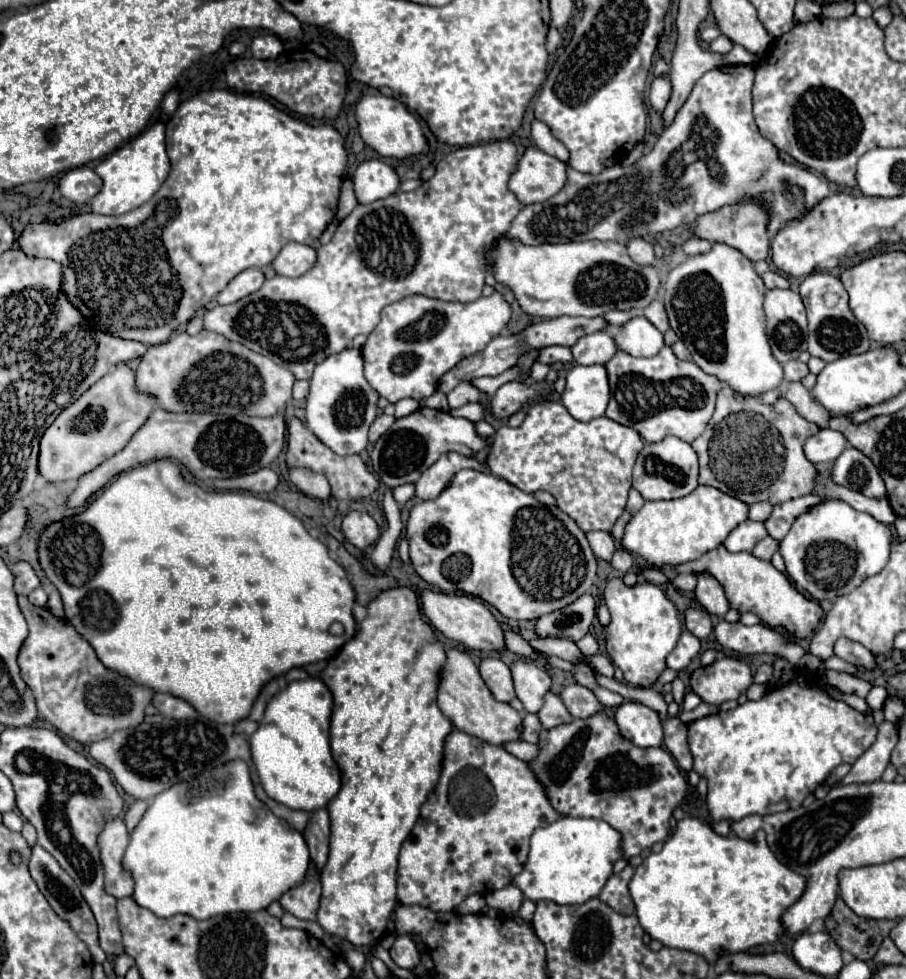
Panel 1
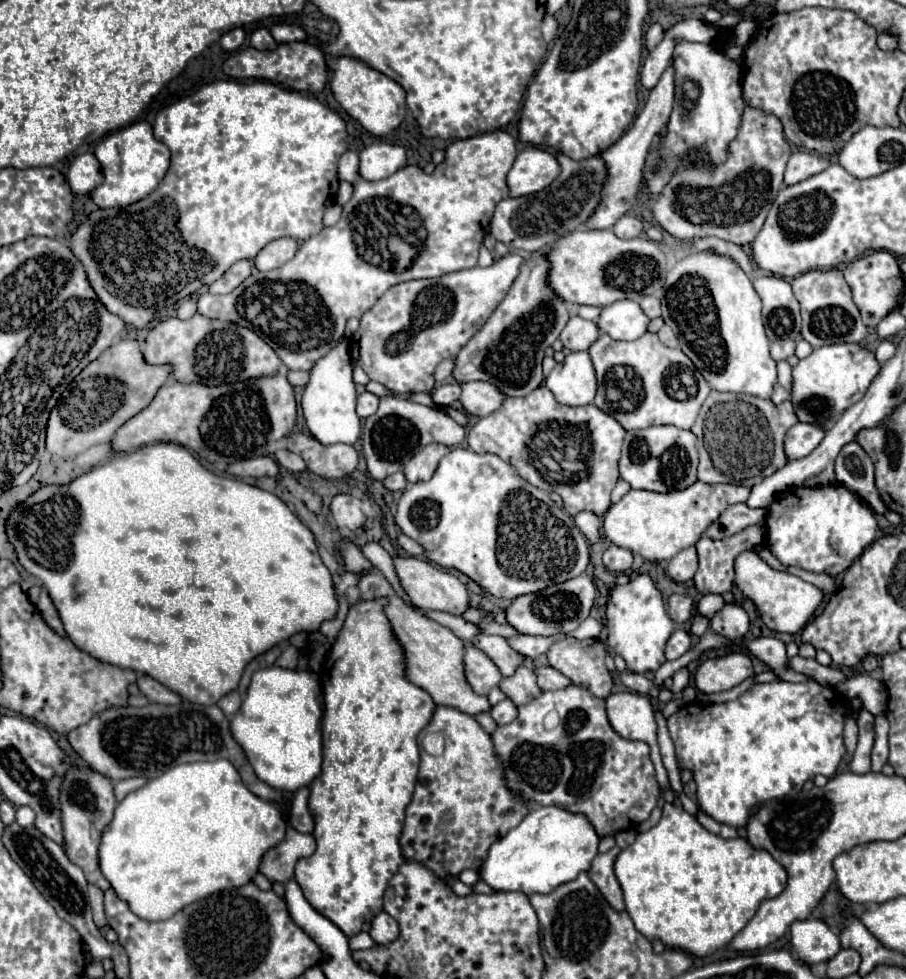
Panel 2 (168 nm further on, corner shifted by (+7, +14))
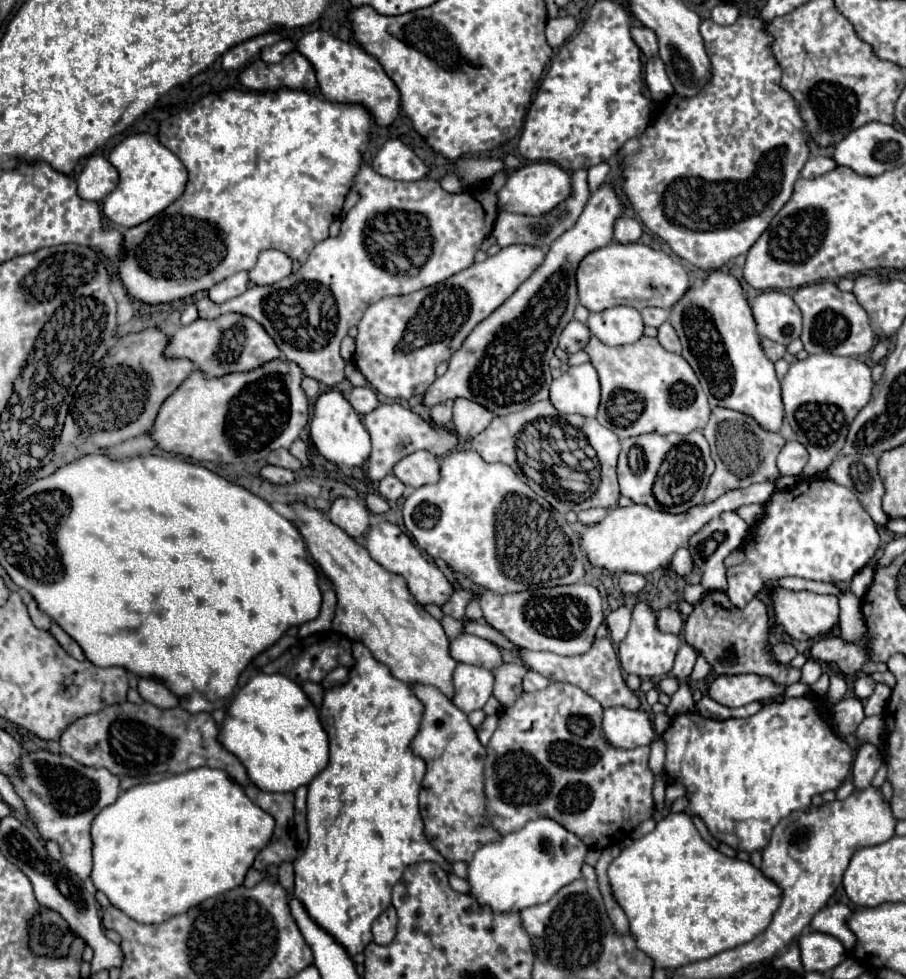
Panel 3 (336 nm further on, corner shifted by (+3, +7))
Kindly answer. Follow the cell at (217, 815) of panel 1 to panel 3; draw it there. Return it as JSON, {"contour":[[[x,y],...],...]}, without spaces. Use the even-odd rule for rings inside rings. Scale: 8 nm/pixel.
{"contour":[[[198,767],[158,783],[142,783],[122,793],[114,805],[96,815],[92,823],[94,869],[90,879],[130,919],[146,925],[164,923],[210,897],[240,887],[260,847],[272,839],[274,825],[272,815],[254,805],[224,769]]]}

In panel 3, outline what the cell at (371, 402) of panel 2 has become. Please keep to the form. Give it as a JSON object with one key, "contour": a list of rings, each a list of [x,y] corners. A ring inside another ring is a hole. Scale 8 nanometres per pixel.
{"contour":[[[354,387],[352,393],[348,395],[348,401],[354,407],[354,411],[360,415],[372,413],[380,405],[378,395],[370,387]]]}

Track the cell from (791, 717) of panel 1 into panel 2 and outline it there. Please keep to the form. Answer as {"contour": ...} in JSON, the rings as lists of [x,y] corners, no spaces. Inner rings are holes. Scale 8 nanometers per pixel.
{"contour":[[[772,682],[772,684],[754,684],[750,690],[746,690],[740,698],[732,700],[732,702],[724,702],[724,704],[688,704],[688,706],[682,706],[676,714],[672,714],[668,718],[668,732],[670,732],[670,738],[676,746],[676,756],[678,756],[678,764],[680,768],[686,768],[692,772],[694,776],[694,782],[696,782],[696,800],[698,800],[698,806],[702,812],[706,812],[708,816],[712,816],[716,822],[722,822],[722,824],[728,824],[728,826],[734,826],[734,828],[746,828],[748,820],[752,818],[752,814],[768,800],[772,798],[782,798],[790,792],[796,792],[802,788],[804,782],[812,780],[814,776],[818,774],[824,774],[826,778],[832,778],[846,754],[846,748],[844,748],[844,742],[842,742],[842,728],[844,728],[844,718],[846,718],[846,708],[840,700],[840,696],[826,688],[826,686],[820,686],[816,682],[800,682],[800,684],[792,684],[792,682]]]}

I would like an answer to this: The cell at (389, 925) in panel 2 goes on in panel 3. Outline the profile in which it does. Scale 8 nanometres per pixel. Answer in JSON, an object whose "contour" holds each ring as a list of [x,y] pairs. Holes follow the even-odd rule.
{"contour":[[[390,907],[386,909],[372,925],[372,933],[374,933],[374,943],[378,945],[388,945],[392,943],[392,939],[396,937],[396,911]]]}

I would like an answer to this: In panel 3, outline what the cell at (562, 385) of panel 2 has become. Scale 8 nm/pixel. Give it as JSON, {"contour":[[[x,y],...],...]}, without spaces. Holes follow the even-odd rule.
{"contour":[[[592,363],[570,367],[550,385],[550,401],[560,413],[594,417],[600,403],[600,383]]]}

